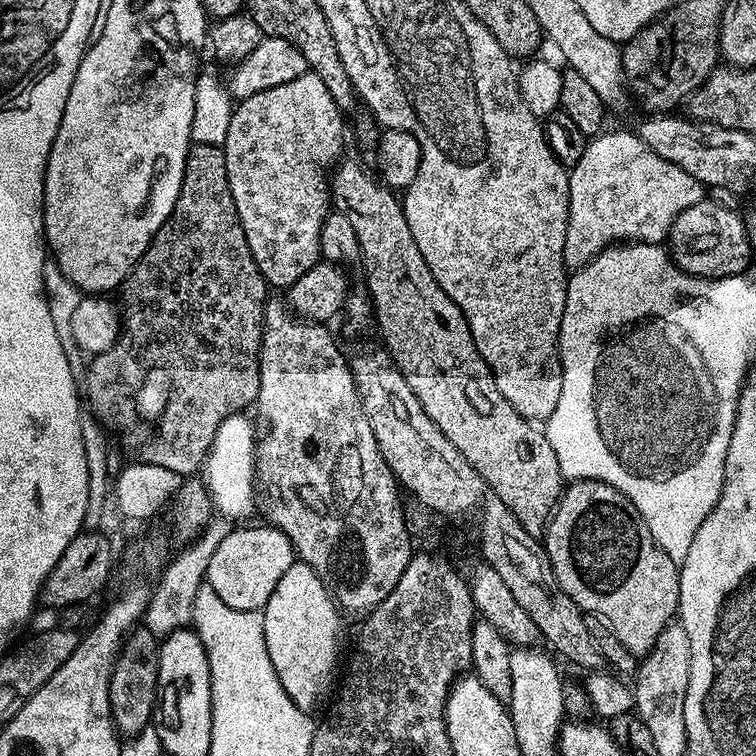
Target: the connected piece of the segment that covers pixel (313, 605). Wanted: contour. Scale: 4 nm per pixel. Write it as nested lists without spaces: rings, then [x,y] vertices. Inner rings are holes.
[[[295,562],[270,594],[262,615],[266,650],[286,694],[300,708],[312,710],[328,691],[333,691],[338,680],[336,651],[340,648],[341,609],[315,570],[309,564]]]

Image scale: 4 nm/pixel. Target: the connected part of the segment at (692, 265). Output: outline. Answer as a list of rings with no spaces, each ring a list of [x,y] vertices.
[[[711,198],[699,200],[694,206],[678,214],[672,229],[668,231],[666,244],[672,261],[683,272],[703,276],[706,280],[741,275],[750,255],[743,215],[739,211],[731,212],[724,204],[715,204]]]

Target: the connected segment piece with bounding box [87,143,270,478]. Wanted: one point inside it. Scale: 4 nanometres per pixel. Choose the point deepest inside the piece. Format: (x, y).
(194, 303)

